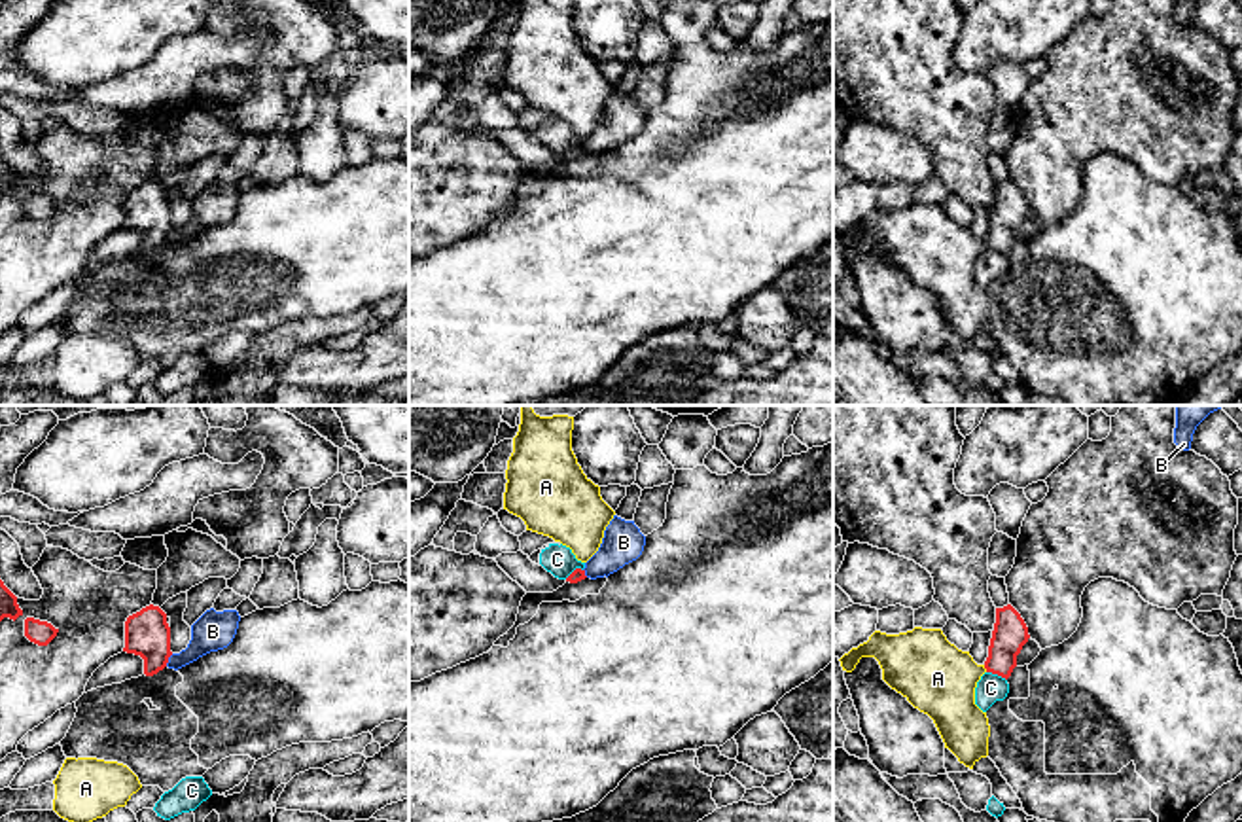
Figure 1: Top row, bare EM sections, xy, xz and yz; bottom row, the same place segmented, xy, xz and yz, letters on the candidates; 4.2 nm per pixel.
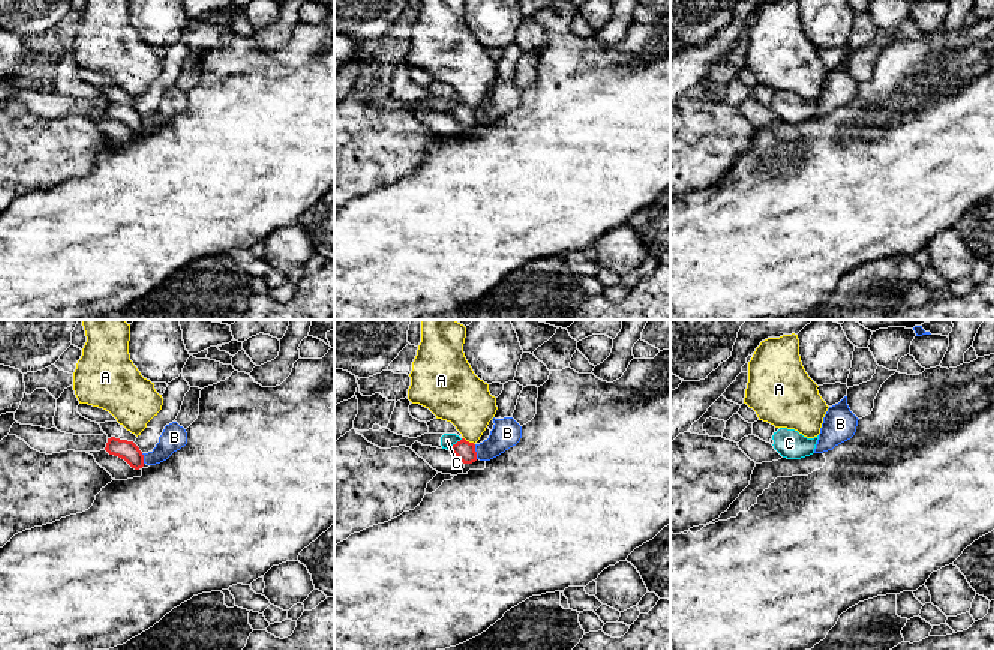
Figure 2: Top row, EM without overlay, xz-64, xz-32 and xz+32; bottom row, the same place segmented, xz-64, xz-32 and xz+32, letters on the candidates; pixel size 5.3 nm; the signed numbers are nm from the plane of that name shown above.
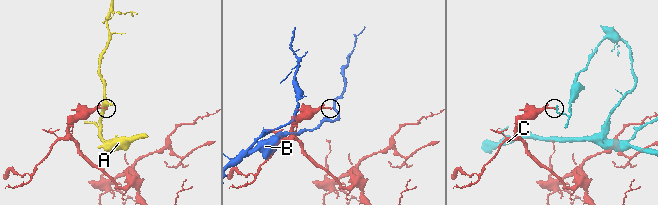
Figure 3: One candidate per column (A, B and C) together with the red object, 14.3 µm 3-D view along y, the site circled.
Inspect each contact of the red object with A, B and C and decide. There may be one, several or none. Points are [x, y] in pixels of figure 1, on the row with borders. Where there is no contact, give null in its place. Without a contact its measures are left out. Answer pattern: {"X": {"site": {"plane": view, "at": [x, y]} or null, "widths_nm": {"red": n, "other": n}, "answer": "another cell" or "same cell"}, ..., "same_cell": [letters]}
{"A": {"site": {"plane": "yz", "at": [985, 667]}, "widths_nm": {"red": 150, "other": 320}, "answer": "another cell"}, "B": {"site": {"plane": "xy", "at": [167, 660]}, "widths_nm": {"red": 190, "other": 170}, "answer": "another cell"}, "C": {"site": {"plane": "yz", "at": [996, 673]}, "widths_nm": {"red": 150, "other": 120}, "answer": "another cell"}, "same_cell": []}

